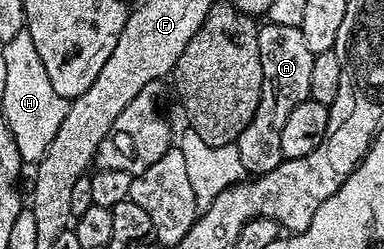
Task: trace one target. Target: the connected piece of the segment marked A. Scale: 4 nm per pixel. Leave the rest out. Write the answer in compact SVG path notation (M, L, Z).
M270 22L258 31L260 60L262 61L262 91L260 104L256 104L256 116L240 132L236 143L240 152L240 164L244 164L247 175L257 176L272 172L284 161L280 152L280 136L289 114L296 104L304 104L310 97L308 84L312 77L312 60L314 53L304 41L301 29L296 26L285 26Z

